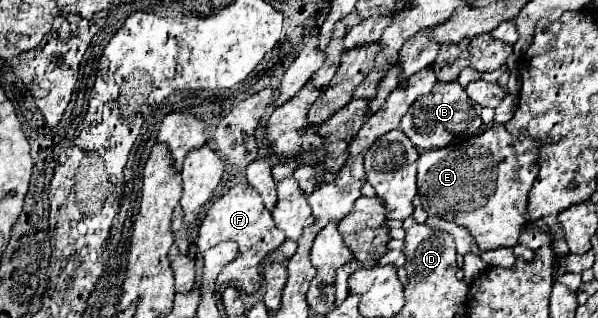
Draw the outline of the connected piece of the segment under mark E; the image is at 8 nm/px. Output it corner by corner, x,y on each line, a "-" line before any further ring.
493,123
487,131
469,137
463,143
447,145
445,149
423,151
417,159
417,195
421,207
439,219
455,221
465,227
481,251
497,247
515,247
517,237
525,225
525,205
527,193
539,173
537,145
529,137
513,137
503,125

